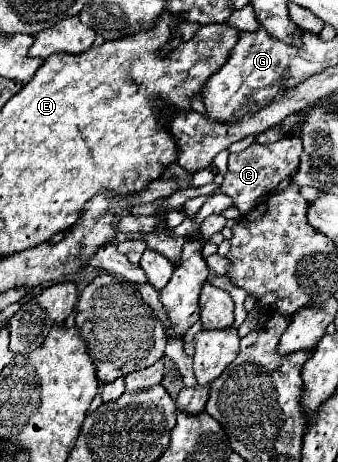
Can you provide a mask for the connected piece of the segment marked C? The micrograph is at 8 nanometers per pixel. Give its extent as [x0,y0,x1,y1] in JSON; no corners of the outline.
[222,137,303,215]

